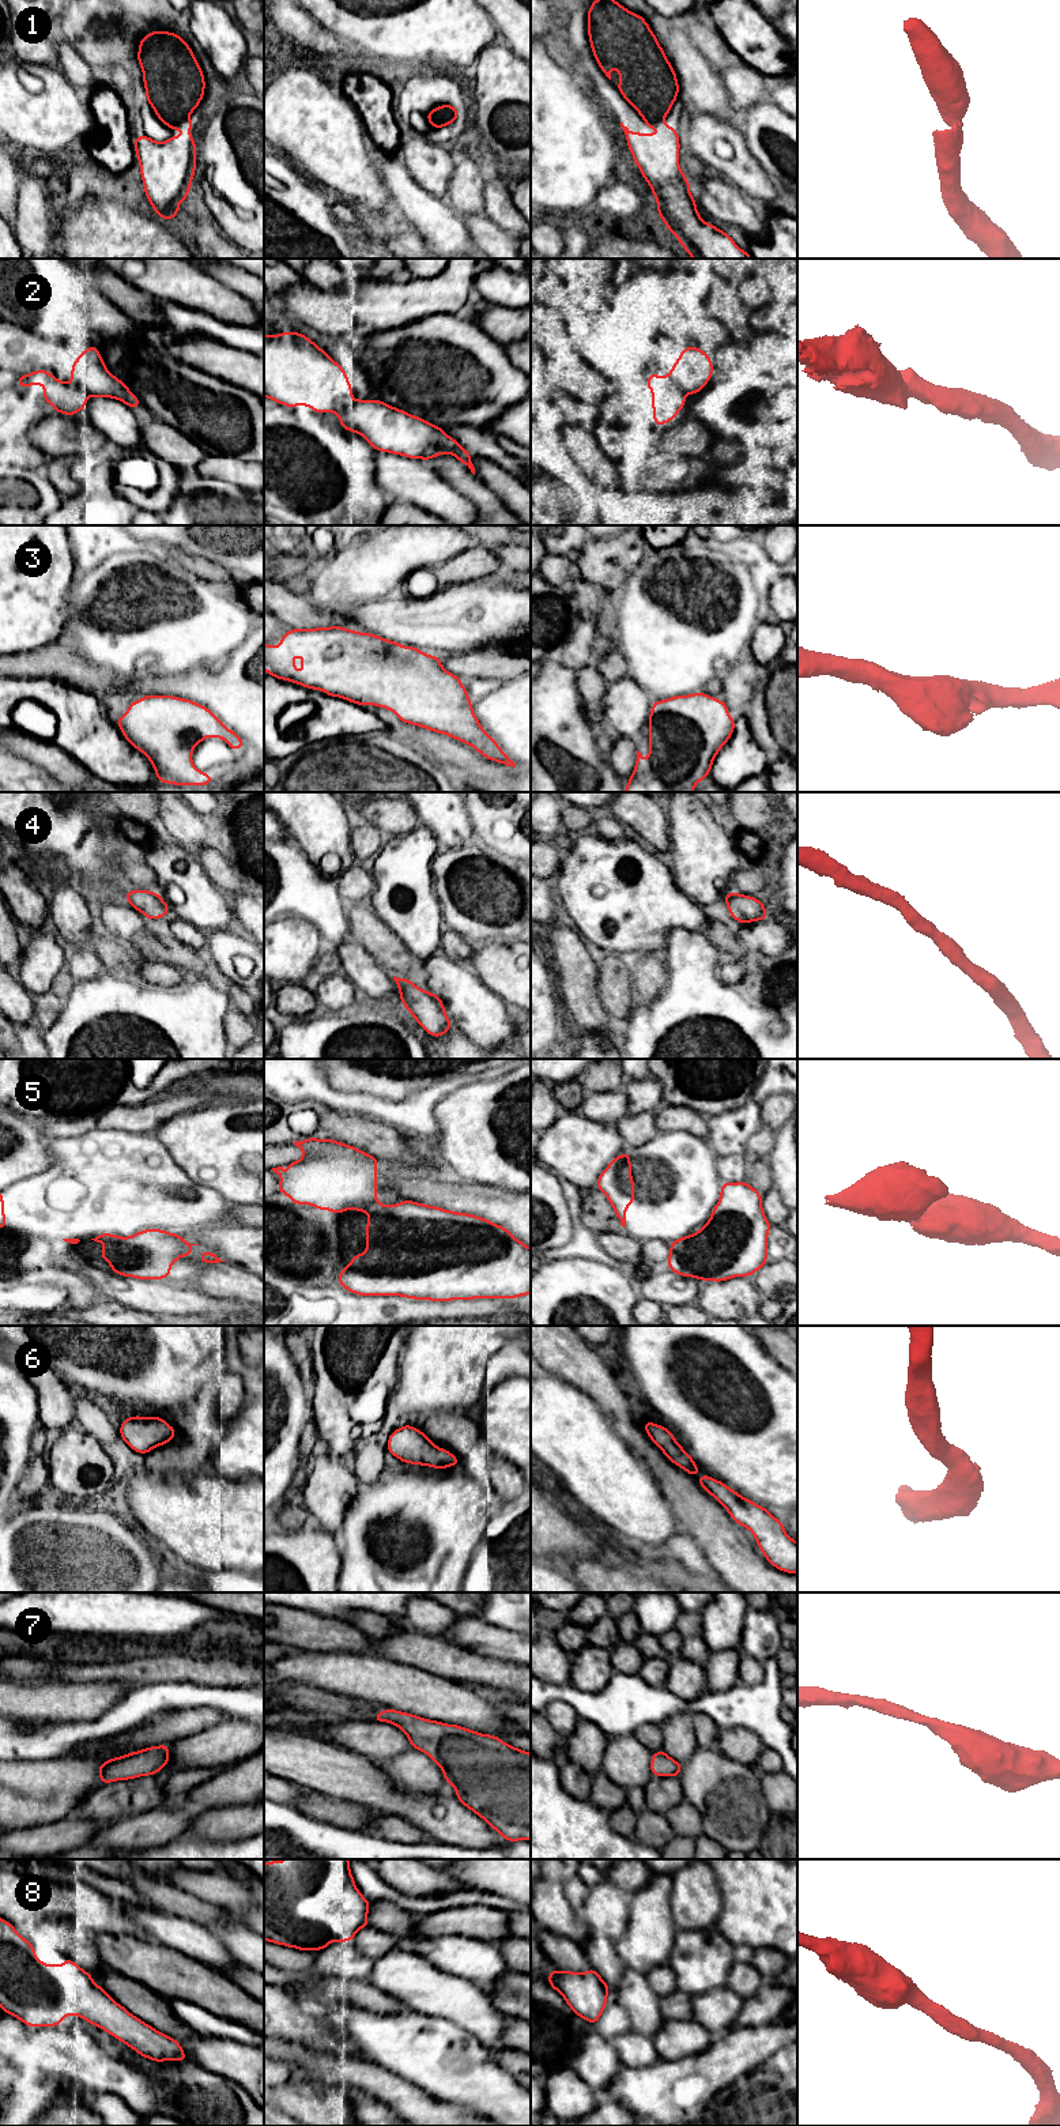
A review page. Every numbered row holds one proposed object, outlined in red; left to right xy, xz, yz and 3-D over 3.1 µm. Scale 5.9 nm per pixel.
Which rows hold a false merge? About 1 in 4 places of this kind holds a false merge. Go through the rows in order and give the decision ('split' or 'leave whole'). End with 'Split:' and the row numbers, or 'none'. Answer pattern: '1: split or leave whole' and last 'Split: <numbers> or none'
1: leave whole
2: split
3: leave whole
4: leave whole
5: split
6: leave whole
7: leave whole
8: leave whole
Split: 2, 5

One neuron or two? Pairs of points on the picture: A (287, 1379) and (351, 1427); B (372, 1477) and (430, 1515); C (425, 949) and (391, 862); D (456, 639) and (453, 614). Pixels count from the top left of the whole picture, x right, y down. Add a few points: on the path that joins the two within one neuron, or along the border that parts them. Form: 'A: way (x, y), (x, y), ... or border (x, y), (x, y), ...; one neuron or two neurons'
A: border (309, 1386), (309, 1409), (312, 1413); two neurons
B: border (378, 1481), (369, 1485); two neurons
C: way (419, 927), (418, 896), (408, 884); one neuron
D: way (456, 633), (455, 619); one neuron

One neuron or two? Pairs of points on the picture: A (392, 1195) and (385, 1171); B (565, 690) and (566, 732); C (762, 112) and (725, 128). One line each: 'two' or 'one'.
A: one
B: one
C: two

